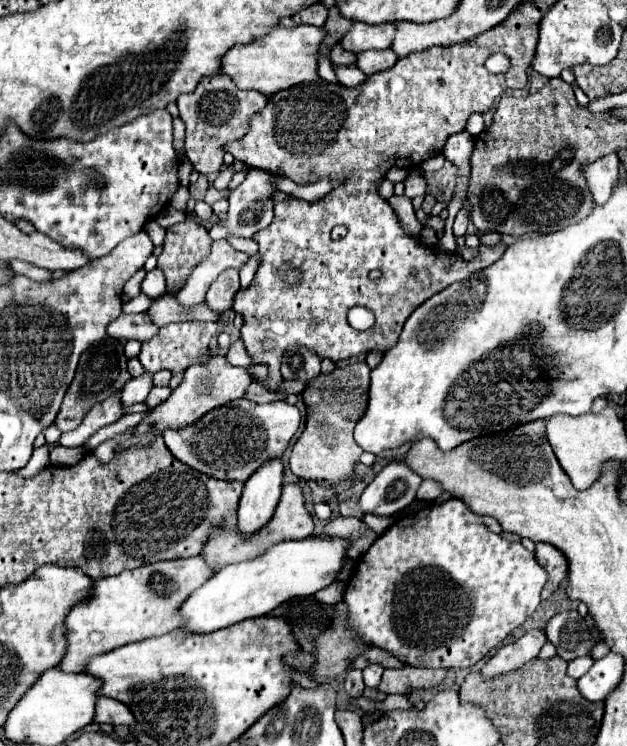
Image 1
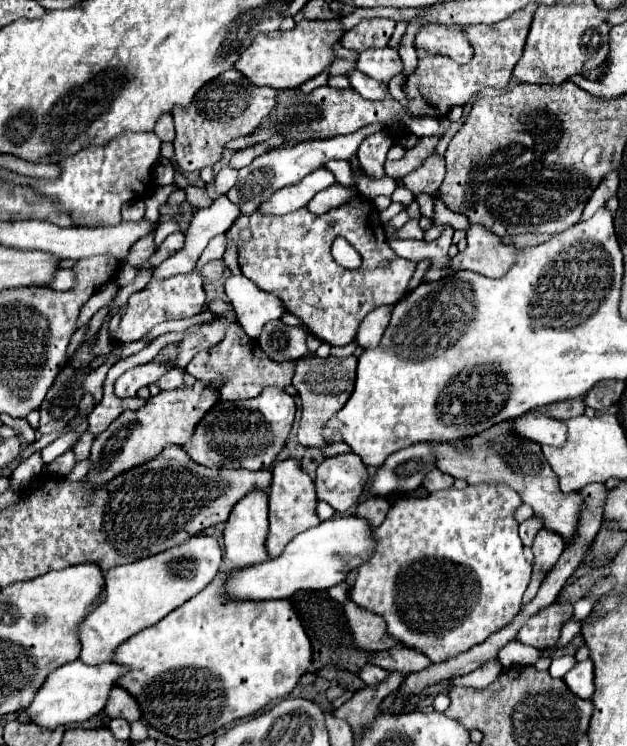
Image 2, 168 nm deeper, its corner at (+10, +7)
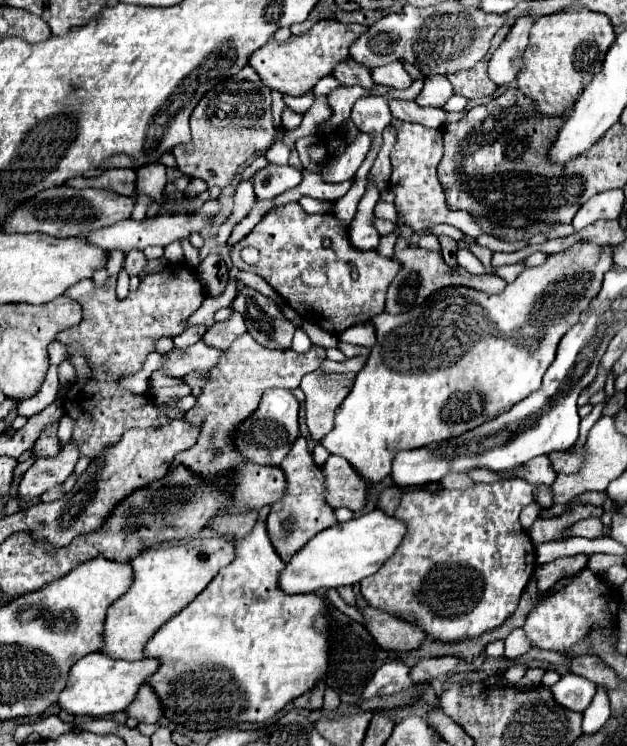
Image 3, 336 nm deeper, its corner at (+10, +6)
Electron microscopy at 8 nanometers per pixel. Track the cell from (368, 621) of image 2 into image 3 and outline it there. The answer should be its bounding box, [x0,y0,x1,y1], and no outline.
[361,606,427,652]

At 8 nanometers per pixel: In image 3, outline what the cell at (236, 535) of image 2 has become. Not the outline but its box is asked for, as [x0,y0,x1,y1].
[145,522,331,730]

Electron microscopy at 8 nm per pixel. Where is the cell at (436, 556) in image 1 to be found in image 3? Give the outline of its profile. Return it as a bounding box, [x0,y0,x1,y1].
[361,478,535,640]

